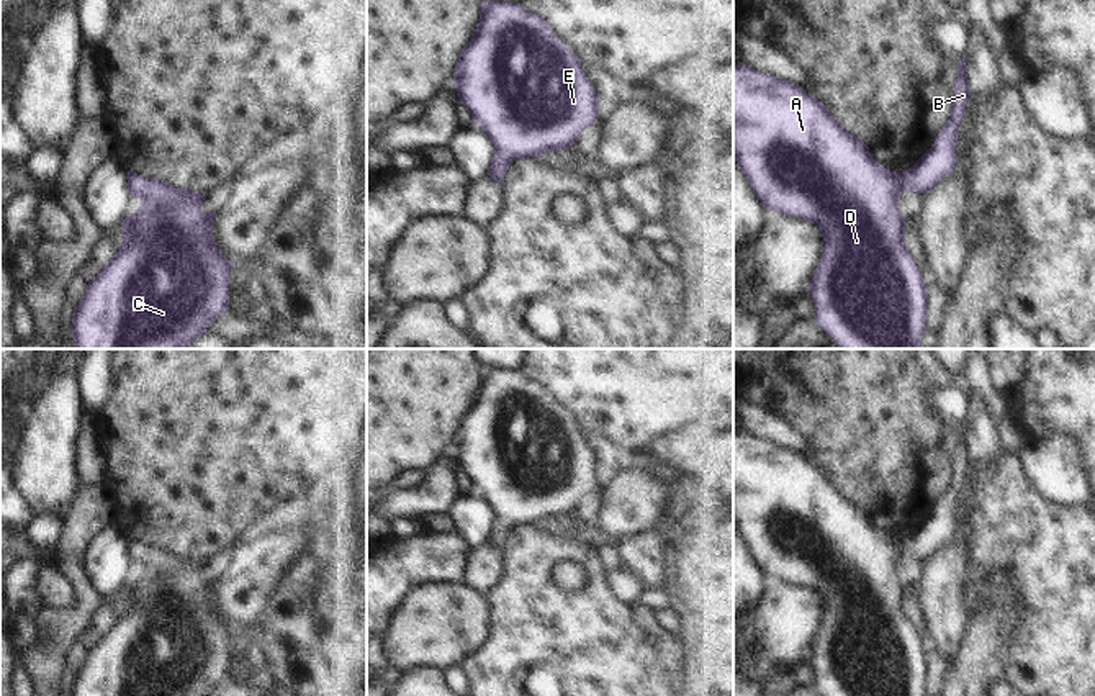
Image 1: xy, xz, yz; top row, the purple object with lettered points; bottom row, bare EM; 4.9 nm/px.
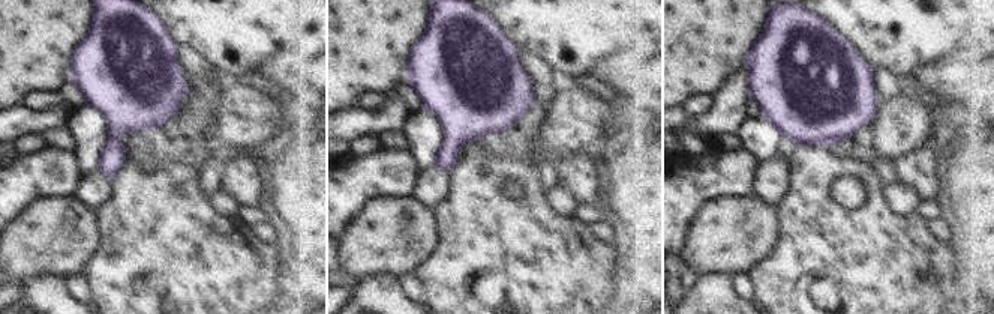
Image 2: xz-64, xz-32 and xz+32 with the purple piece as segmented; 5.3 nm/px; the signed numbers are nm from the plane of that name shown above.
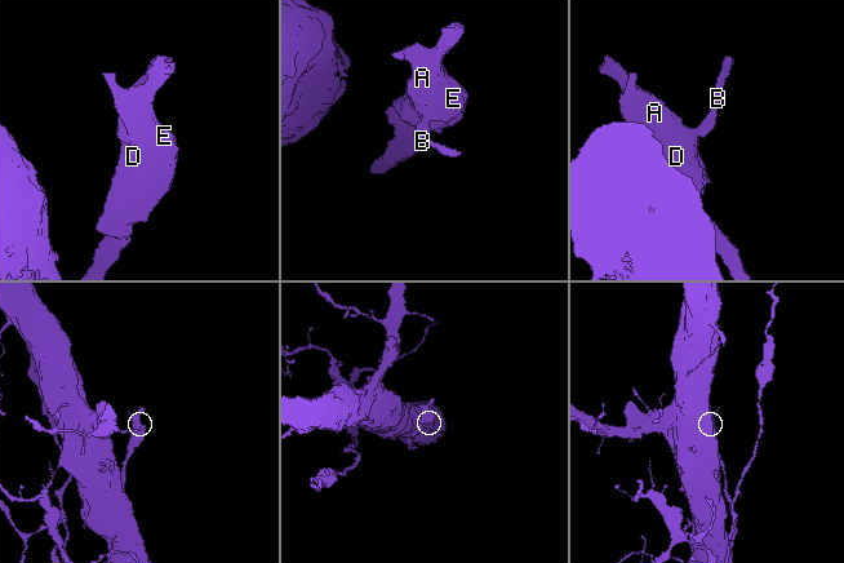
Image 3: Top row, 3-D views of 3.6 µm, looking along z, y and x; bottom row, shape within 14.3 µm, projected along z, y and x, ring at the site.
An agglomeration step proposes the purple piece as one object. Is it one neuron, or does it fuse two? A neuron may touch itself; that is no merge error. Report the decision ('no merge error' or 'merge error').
no merge error

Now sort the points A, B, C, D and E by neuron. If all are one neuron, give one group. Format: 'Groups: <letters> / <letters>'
Groups: A B C D E

